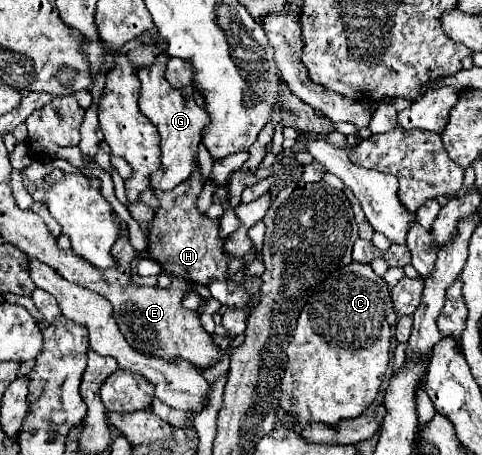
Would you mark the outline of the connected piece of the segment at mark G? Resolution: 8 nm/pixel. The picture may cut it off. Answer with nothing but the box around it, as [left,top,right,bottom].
[136,53,210,191]

